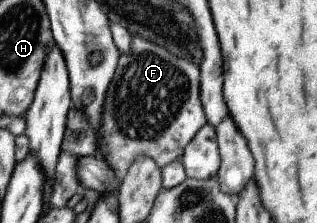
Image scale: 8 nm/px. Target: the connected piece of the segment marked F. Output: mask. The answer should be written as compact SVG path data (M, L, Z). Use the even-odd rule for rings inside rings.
M133 36L129 50L118 56L103 101L102 125L97 132L97 148L108 167L121 179L137 155L152 158L160 169L171 161L180 161L185 145L205 123L197 66Z

